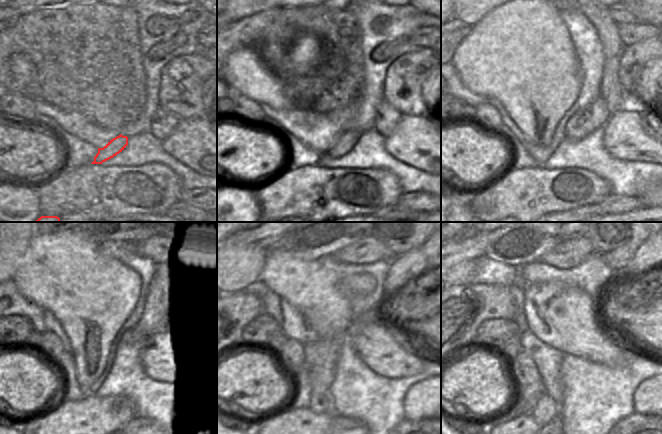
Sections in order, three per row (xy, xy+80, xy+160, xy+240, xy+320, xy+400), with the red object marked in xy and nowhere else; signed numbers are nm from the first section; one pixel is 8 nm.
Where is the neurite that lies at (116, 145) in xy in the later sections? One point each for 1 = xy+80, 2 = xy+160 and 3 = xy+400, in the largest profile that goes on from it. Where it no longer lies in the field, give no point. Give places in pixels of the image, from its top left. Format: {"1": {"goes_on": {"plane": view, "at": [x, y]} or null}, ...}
{"1": {"goes_on": {"plane": "xy+80", "at": [346, 139]}}, "2": {"goes_on": {"plane": "xy+160", "at": [582, 123]}}, "3": {"goes_on": {"plane": "xy+400", "at": [644, 260]}}}

